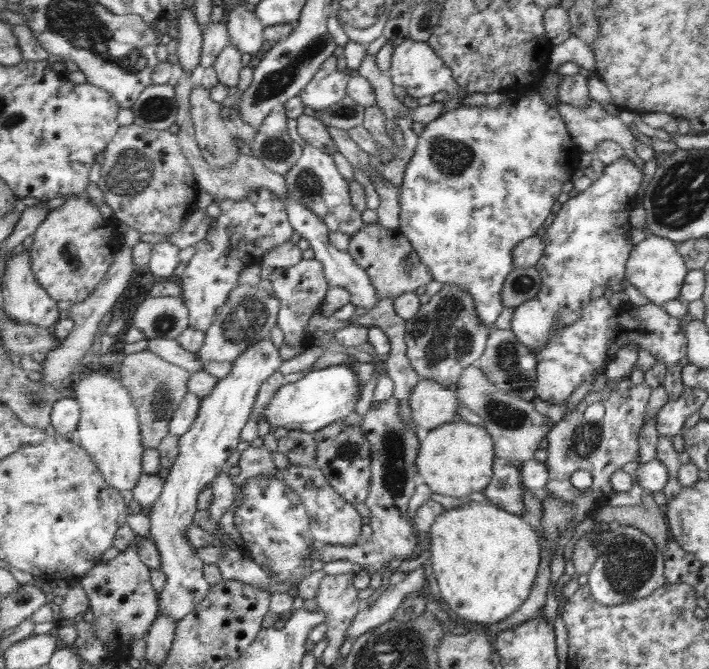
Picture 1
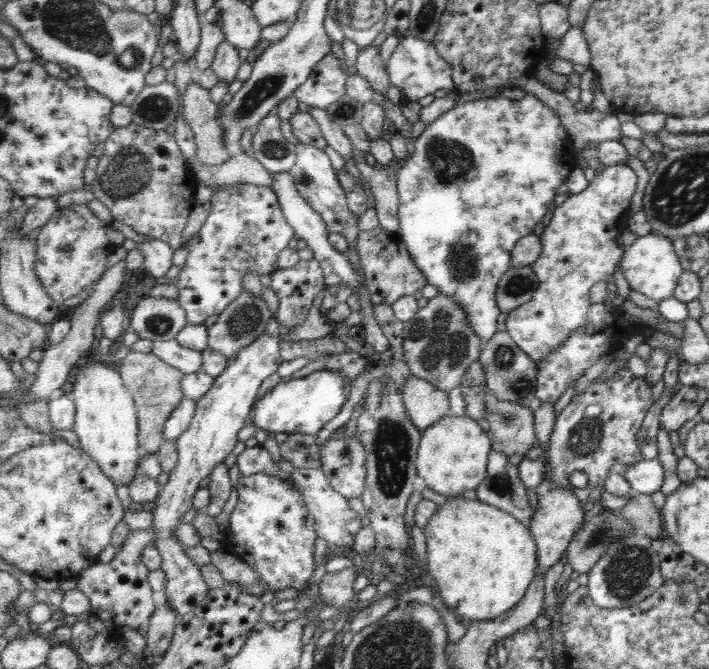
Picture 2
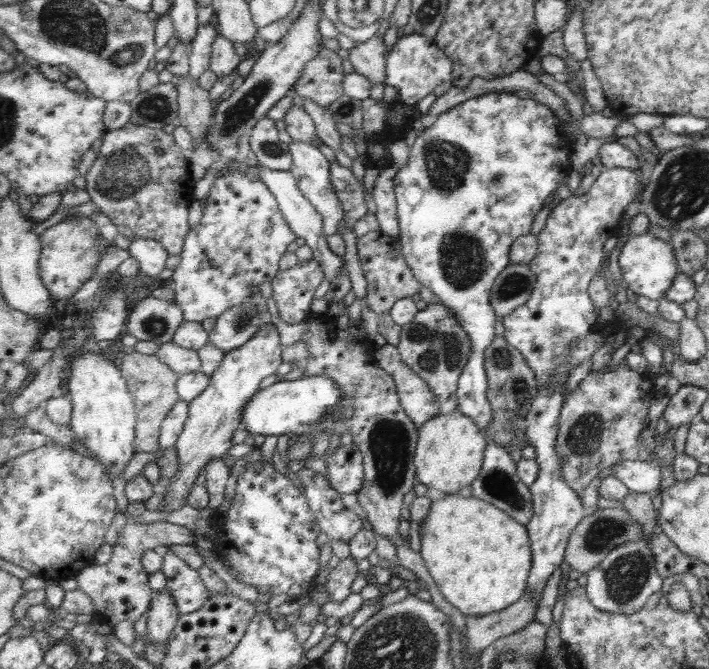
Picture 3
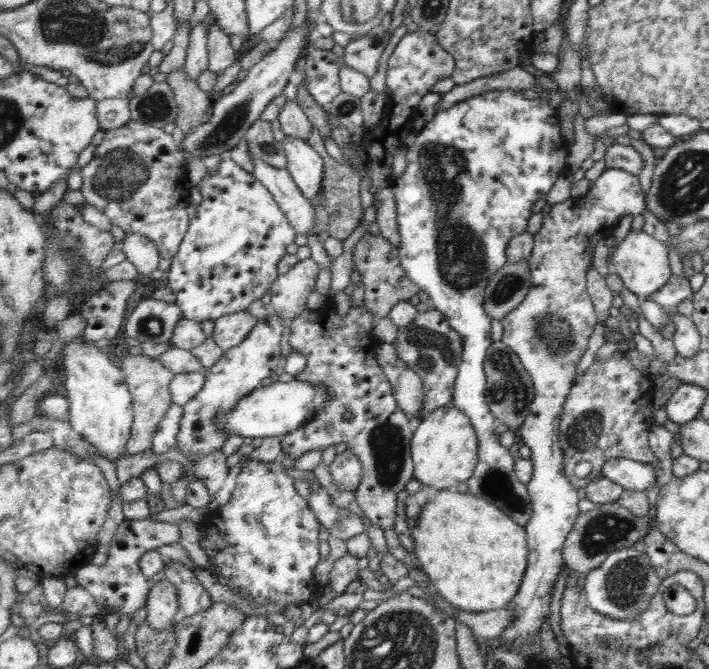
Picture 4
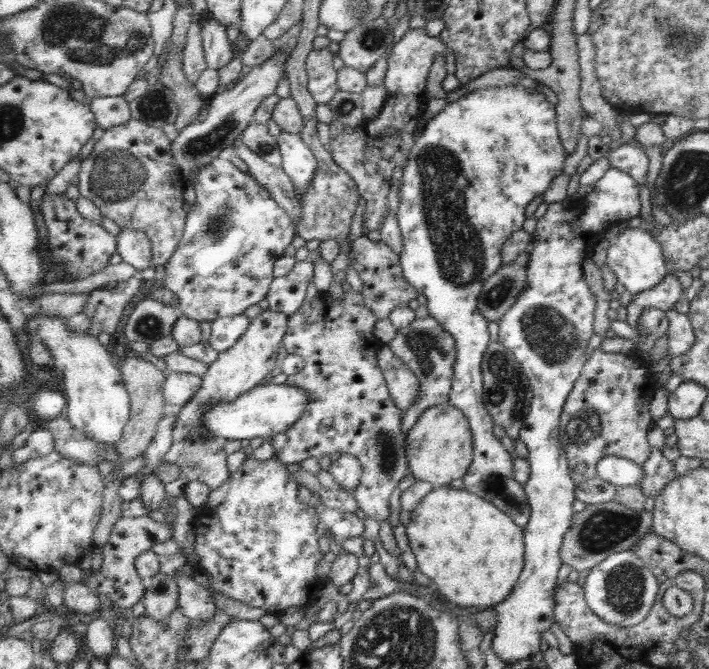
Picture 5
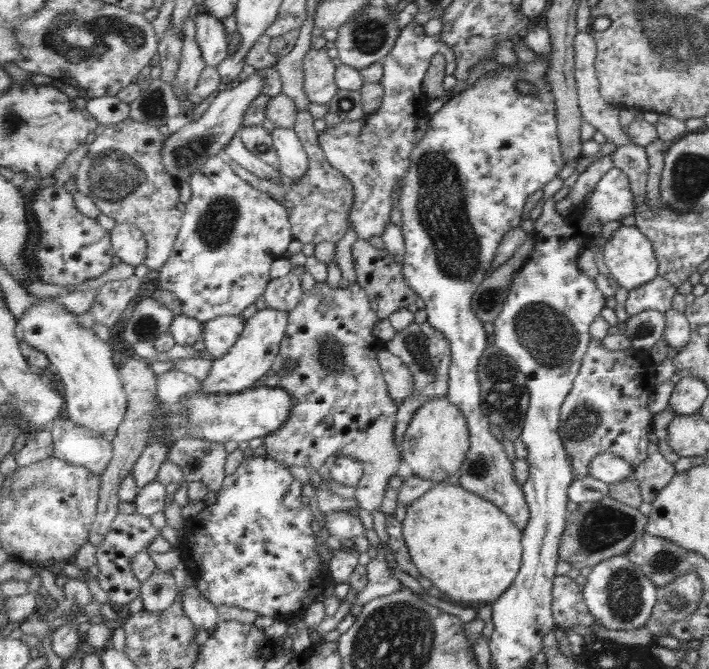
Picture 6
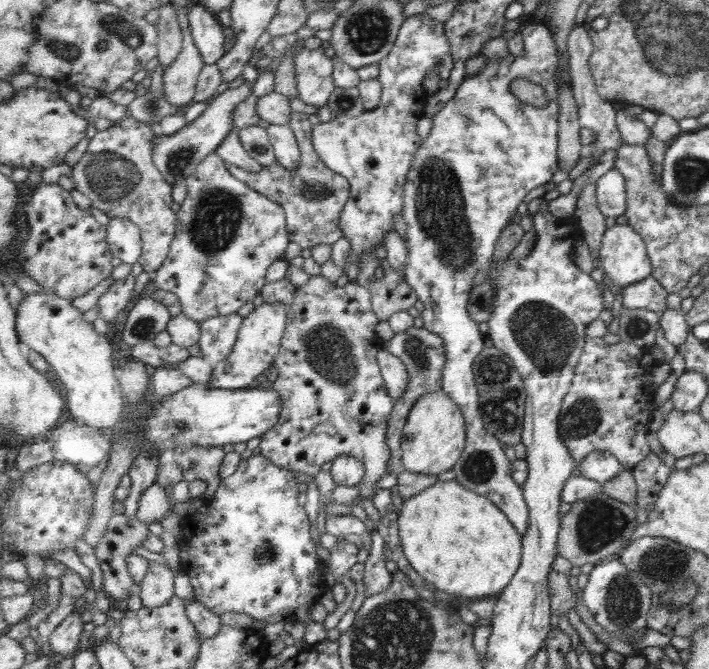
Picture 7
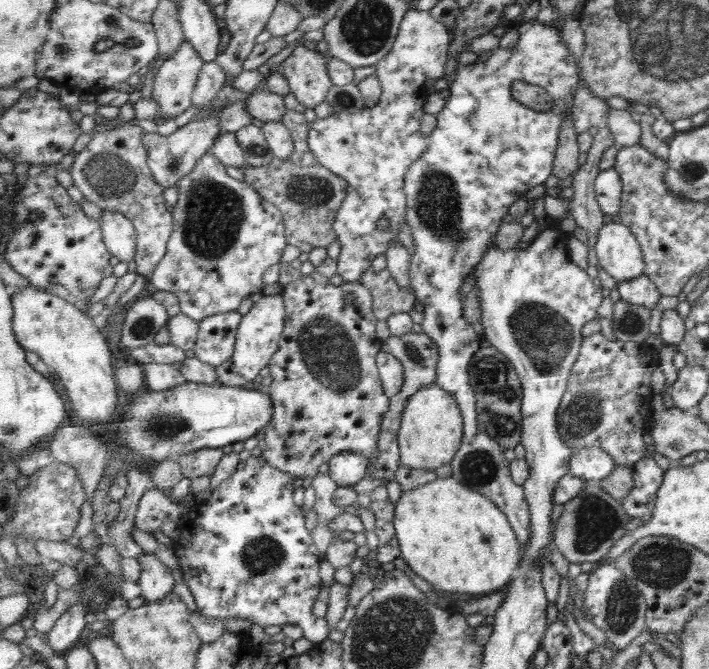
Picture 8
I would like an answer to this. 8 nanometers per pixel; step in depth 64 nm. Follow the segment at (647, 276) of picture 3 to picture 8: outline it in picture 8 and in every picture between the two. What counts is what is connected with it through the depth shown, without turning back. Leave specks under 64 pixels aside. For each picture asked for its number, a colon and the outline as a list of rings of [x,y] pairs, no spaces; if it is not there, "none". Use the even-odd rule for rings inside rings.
4: [[[629,232],[615,246],[615,250],[611,252],[611,260],[607,260],[607,262],[609,262],[611,272],[615,272],[621,278],[625,290],[633,292],[637,298],[647,298],[647,296],[655,294],[671,278],[667,252],[669,252],[669,248],[665,244],[657,242],[655,238],[647,236],[645,232]]]
5: [[[625,228],[617,236],[617,240],[611,242],[611,246],[607,248],[607,266],[615,274],[619,290],[627,290],[631,292],[631,296],[653,288],[655,284],[659,284],[661,278],[667,276],[665,258],[659,244],[645,230],[639,228]]]
6: [[[617,226],[603,244],[603,264],[611,274],[611,282],[627,292],[659,276],[655,252],[635,226]]]
7: [[[621,220],[605,228],[599,262],[603,276],[609,276],[621,286],[629,286],[651,276],[651,262],[639,234],[631,232],[631,228]]]
8: [[[615,220],[599,228],[593,250],[597,268],[603,268],[613,280],[627,282],[643,274],[645,264],[635,238],[627,226]]]

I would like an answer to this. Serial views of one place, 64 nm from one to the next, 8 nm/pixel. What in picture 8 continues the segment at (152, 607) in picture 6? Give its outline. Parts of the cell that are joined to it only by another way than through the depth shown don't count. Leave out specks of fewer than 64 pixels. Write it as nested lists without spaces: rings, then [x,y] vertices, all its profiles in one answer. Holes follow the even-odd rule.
[[[145,554],[139,560],[143,564],[143,574],[137,584],[143,590],[141,596],[145,604],[155,604],[173,594],[171,590],[175,590],[177,580],[173,578],[171,568],[157,554]]]

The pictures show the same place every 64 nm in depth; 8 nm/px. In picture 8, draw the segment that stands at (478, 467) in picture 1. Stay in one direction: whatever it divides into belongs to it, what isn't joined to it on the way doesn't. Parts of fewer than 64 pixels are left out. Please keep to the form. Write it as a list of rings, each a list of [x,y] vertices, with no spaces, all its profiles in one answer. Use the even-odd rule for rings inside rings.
[[[439,384],[425,386],[409,398],[409,404],[403,410],[403,424],[399,430],[403,466],[435,470],[443,464],[451,464],[463,448],[463,436],[465,418],[455,396],[449,390],[439,388]]]

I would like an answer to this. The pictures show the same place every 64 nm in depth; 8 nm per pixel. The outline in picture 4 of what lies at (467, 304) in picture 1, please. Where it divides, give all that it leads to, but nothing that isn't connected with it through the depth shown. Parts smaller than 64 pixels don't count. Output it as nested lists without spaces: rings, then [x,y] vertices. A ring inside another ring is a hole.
[[[429,308],[425,314],[419,314],[409,326],[403,326],[399,330],[395,348],[397,348],[399,356],[409,364],[409,368],[413,368],[425,384],[423,416],[427,416],[439,408],[453,406],[455,384],[459,378],[459,368],[463,364],[465,338],[459,334],[457,328],[451,328],[449,320],[445,318],[445,312],[441,312],[437,308]]]

